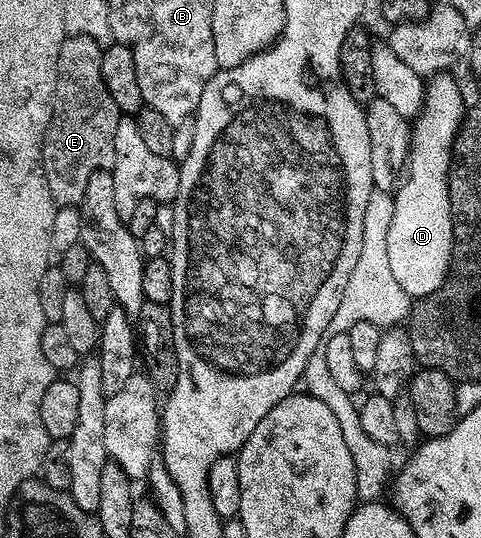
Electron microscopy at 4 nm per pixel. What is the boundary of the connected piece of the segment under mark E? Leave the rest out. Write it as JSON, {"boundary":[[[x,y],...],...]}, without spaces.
{"boundary":[[[66,35],[59,50],[57,63],[57,93],[53,99],[53,120],[49,123],[49,132],[45,135],[43,166],[47,186],[54,200],[61,206],[80,206],[85,201],[87,184],[99,170],[112,169],[115,162],[115,126],[119,126],[122,112],[115,106],[115,98],[103,82],[102,45],[91,37]]]}

